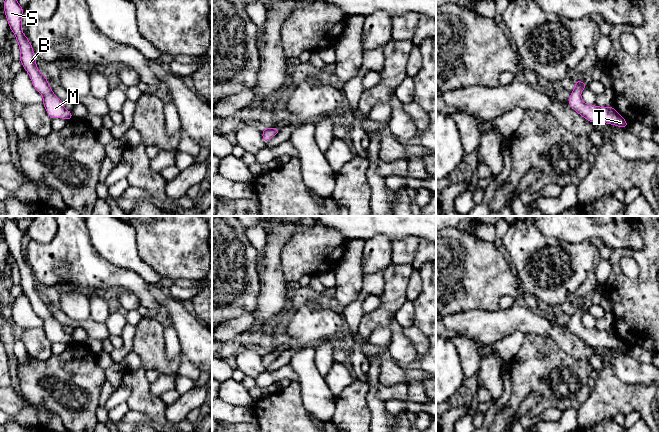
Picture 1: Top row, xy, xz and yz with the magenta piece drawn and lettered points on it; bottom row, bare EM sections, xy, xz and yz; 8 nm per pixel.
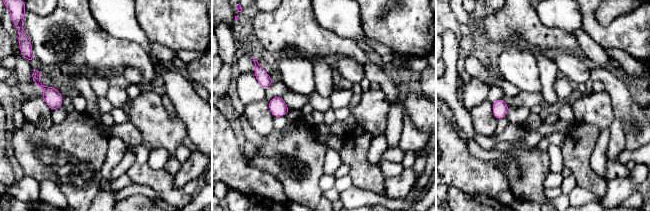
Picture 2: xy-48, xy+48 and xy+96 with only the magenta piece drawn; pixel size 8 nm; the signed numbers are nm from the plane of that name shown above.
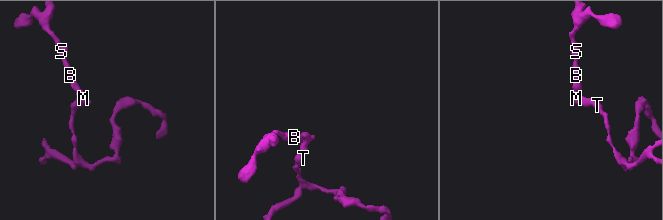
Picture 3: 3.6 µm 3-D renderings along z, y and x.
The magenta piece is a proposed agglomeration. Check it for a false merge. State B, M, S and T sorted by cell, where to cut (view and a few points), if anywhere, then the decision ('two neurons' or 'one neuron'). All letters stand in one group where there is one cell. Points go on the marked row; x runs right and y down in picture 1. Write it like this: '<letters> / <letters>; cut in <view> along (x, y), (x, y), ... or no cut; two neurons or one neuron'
B M S T; no cut; one neuron

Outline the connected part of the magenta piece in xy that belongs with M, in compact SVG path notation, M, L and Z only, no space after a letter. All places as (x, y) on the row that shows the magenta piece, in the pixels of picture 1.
M4 0L4 13L20 48L19 61L28 72L33 87L43 96L42 103L51 120L56 118L71 120L73 119L72 112L64 108L62 100L53 93L47 78L39 71L33 47L22 32L21 17L24 9L17 0Z

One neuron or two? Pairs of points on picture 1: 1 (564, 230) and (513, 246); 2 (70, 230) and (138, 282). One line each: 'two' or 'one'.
1: two
2: one

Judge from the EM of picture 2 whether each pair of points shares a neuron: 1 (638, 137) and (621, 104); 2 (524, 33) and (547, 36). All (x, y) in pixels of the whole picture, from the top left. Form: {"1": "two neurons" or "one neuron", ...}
{"1": "one neuron", "2": "one neuron"}

